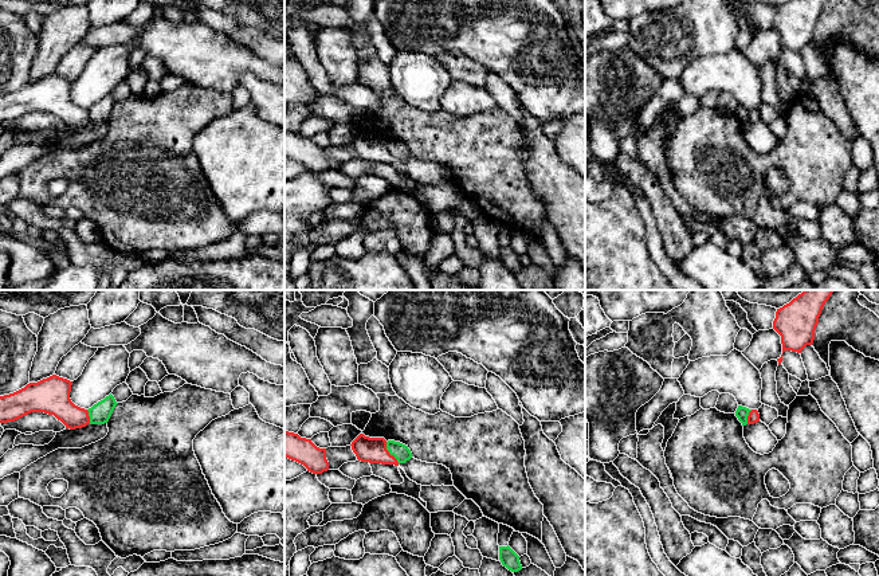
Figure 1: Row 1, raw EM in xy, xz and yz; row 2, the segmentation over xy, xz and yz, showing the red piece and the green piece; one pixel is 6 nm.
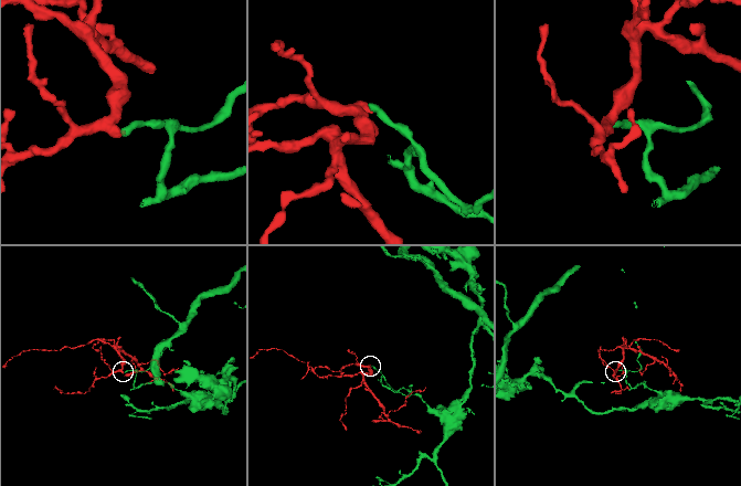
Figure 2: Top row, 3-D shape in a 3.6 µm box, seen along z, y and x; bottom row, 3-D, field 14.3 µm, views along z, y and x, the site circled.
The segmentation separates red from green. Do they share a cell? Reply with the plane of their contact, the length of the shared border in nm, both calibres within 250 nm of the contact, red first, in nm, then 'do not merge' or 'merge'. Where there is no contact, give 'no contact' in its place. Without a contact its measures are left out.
contact in xz; length 160 nm; calibres 160 and 100 nm; do not merge

